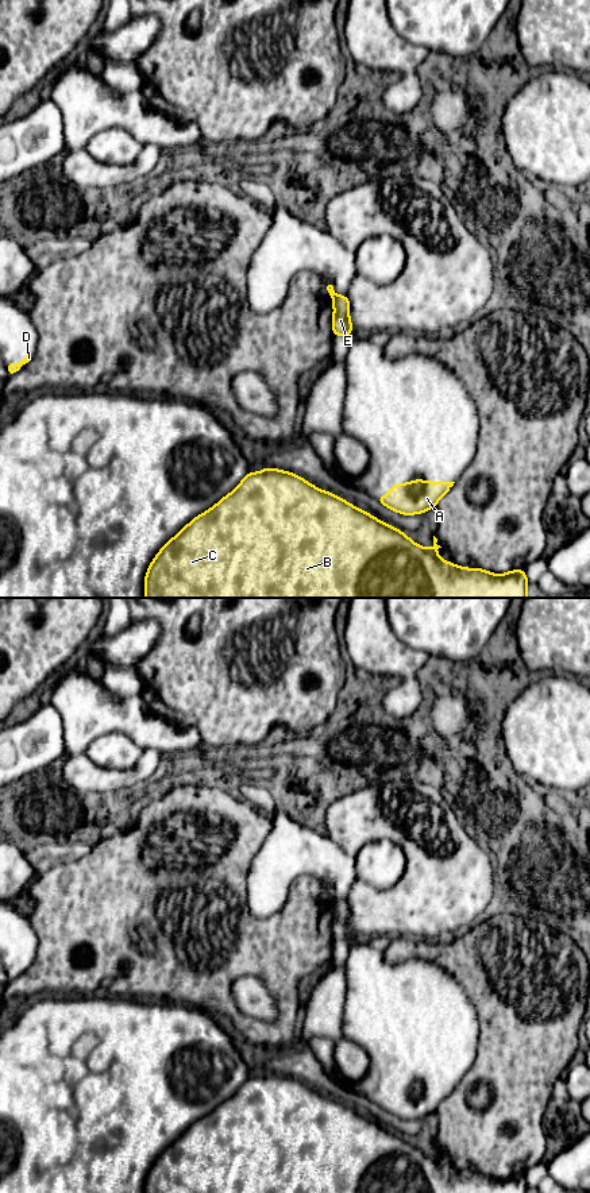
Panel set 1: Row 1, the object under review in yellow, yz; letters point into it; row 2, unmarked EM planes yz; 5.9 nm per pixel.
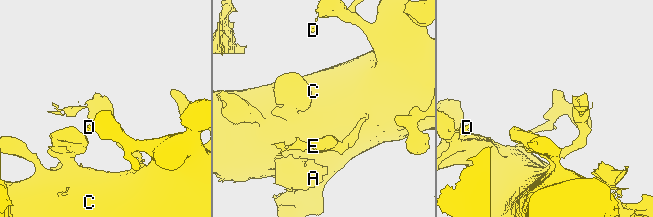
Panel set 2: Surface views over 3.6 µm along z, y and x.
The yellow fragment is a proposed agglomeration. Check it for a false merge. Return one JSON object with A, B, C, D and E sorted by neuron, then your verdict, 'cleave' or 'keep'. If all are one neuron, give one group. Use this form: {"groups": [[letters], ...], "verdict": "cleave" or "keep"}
{"groups": [["A", "D"], ["B", "C", "E"]], "verdict": "cleave"}

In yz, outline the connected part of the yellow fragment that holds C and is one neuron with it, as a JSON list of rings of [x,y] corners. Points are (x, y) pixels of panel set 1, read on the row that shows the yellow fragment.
[[[267,466],[259,472],[250,471],[232,493],[193,518],[163,545],[147,568],[144,598],[527,598],[528,586],[529,582],[524,568],[495,575],[481,568],[462,568],[444,561],[435,551],[420,547],[404,532],[359,510],[340,497],[315,487],[296,474]]]

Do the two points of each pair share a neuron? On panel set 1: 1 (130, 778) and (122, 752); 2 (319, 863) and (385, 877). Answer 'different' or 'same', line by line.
1: different
2: different

